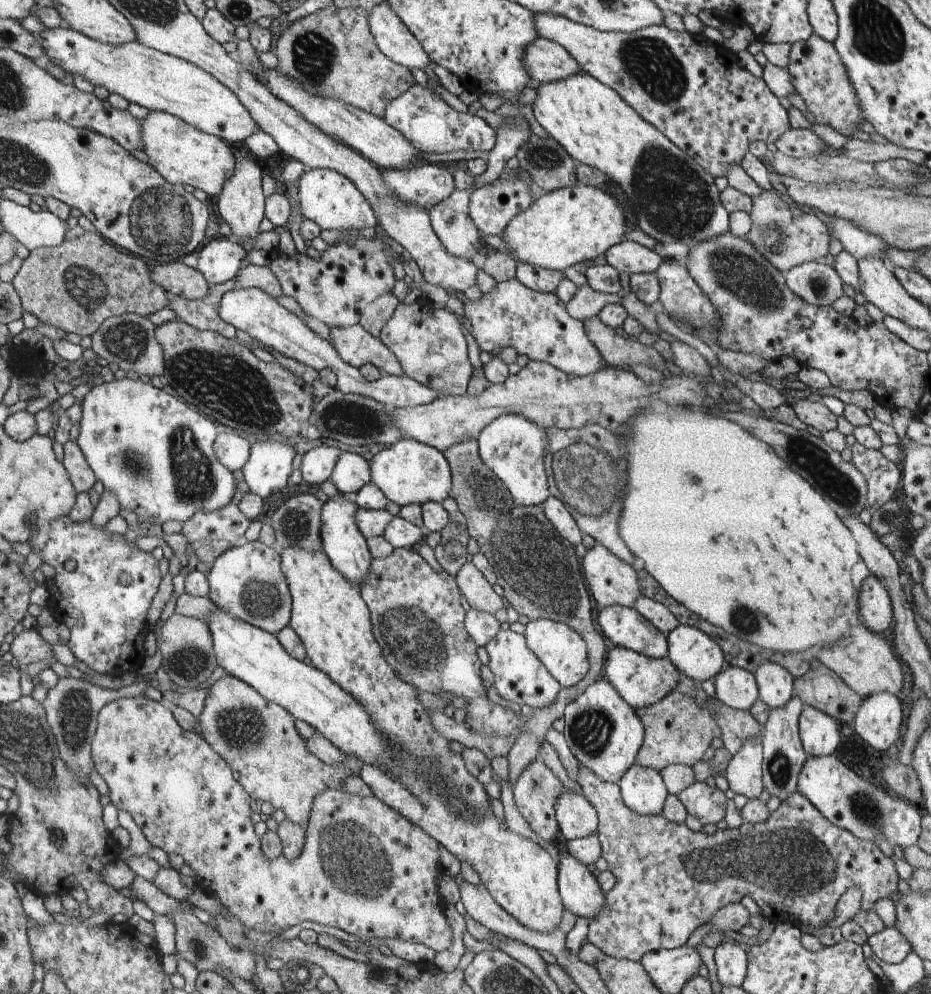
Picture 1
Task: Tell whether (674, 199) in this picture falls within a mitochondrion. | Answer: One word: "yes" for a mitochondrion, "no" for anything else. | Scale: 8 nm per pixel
yes

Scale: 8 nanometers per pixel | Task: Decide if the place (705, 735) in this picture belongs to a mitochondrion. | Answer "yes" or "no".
no

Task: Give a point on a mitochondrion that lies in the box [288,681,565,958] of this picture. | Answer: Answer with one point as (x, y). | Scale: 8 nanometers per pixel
(356, 867)

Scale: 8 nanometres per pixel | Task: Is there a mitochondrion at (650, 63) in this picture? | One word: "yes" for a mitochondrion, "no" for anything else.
yes

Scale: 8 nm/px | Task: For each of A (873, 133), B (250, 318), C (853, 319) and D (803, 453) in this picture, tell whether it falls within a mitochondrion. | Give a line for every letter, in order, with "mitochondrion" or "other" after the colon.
A: other
B: other
C: other
D: mitochondrion

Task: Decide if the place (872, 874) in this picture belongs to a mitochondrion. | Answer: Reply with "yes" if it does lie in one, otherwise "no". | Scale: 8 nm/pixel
no

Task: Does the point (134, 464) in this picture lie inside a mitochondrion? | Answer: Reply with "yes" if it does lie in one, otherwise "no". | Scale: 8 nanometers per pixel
yes

